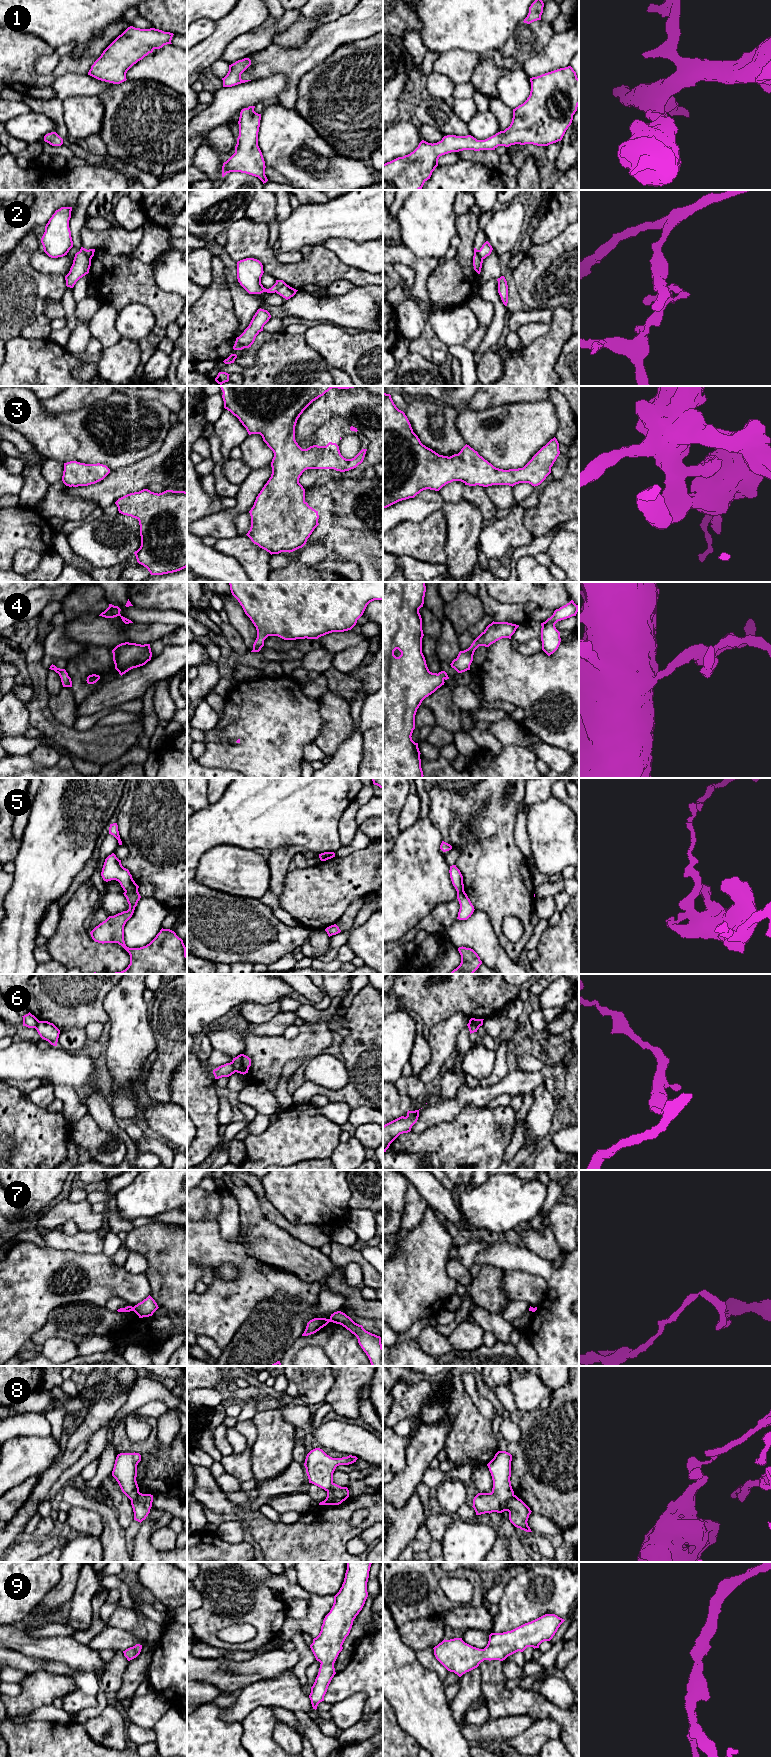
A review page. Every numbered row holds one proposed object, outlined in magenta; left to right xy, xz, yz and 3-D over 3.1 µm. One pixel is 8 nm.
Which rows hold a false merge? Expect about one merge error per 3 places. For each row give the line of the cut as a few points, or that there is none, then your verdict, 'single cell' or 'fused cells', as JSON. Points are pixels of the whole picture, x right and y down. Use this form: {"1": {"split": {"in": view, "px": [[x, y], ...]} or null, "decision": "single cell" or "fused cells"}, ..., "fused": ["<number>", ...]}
{"1": {"split": null, "decision": "single cell"}, "2": {"split": {"in": "xz", "px": [[286, 284], [275, 291]]}, "decision": "fused cells"}, "3": {"split": null, "decision": "single cell"}, "4": {"split": null, "decision": "single cell"}, "5": {"split": {"in": "xy", "px": [[137, 890], [125, 892]]}, "decision": "fused cells"}, "6": {"split": {"in": "yz", "px": [[469, 1021], [479, 1026]]}, "decision": "fused cells"}, "7": {"split": {"in": "xy", "px": [[132, 1307], [133, 1310]]}, "decision": "fused cells"}, "8": {"split": {"in": "yz", "px": [[513, 1494], [502, 1504], [501, 1511]]}, "decision": "fused cells"}, "9": {"split": null, "decision": "single cell"}, "fused": ["2", "5", "6", "7", "8"]}

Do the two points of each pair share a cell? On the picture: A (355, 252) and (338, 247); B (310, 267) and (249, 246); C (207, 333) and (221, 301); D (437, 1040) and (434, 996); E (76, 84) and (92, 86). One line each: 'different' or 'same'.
A: same
B: same
C: same
D: different
E: same

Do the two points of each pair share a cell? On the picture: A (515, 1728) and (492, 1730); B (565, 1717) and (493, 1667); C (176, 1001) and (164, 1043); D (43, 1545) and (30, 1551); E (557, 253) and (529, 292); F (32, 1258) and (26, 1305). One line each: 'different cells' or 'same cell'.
A: same cell
B: same cell
C: same cell
D: same cell
E: same cell
F: same cell

